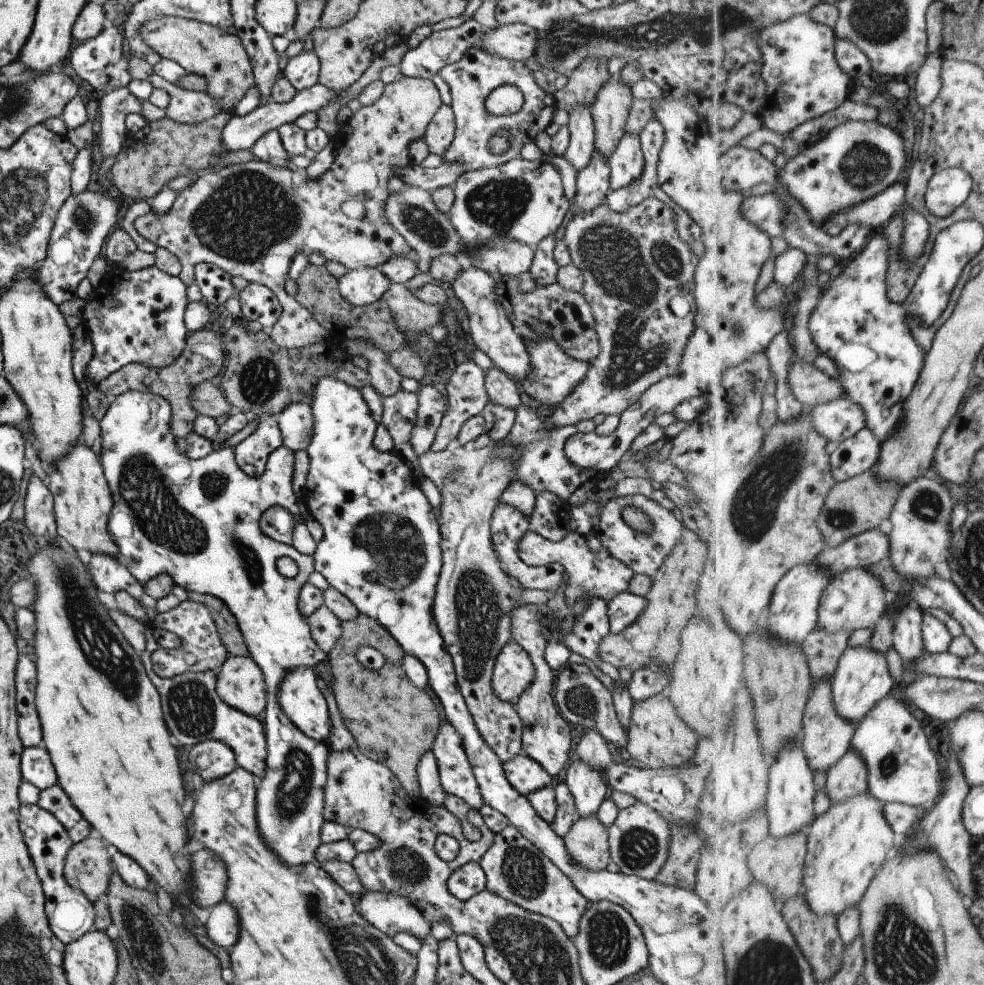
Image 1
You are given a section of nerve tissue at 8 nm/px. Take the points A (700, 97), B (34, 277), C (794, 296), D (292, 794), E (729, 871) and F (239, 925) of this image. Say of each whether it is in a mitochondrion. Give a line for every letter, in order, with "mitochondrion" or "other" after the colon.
A: other
B: other
C: other
D: mitochondrion
E: other
F: other

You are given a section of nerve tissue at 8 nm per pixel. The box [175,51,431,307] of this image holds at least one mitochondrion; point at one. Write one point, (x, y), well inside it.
(246, 215)

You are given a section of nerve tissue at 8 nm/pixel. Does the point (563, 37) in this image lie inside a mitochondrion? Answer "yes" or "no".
yes

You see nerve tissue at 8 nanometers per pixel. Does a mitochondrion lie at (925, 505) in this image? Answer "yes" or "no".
yes

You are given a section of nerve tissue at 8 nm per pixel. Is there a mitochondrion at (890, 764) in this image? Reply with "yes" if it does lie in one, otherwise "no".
no

